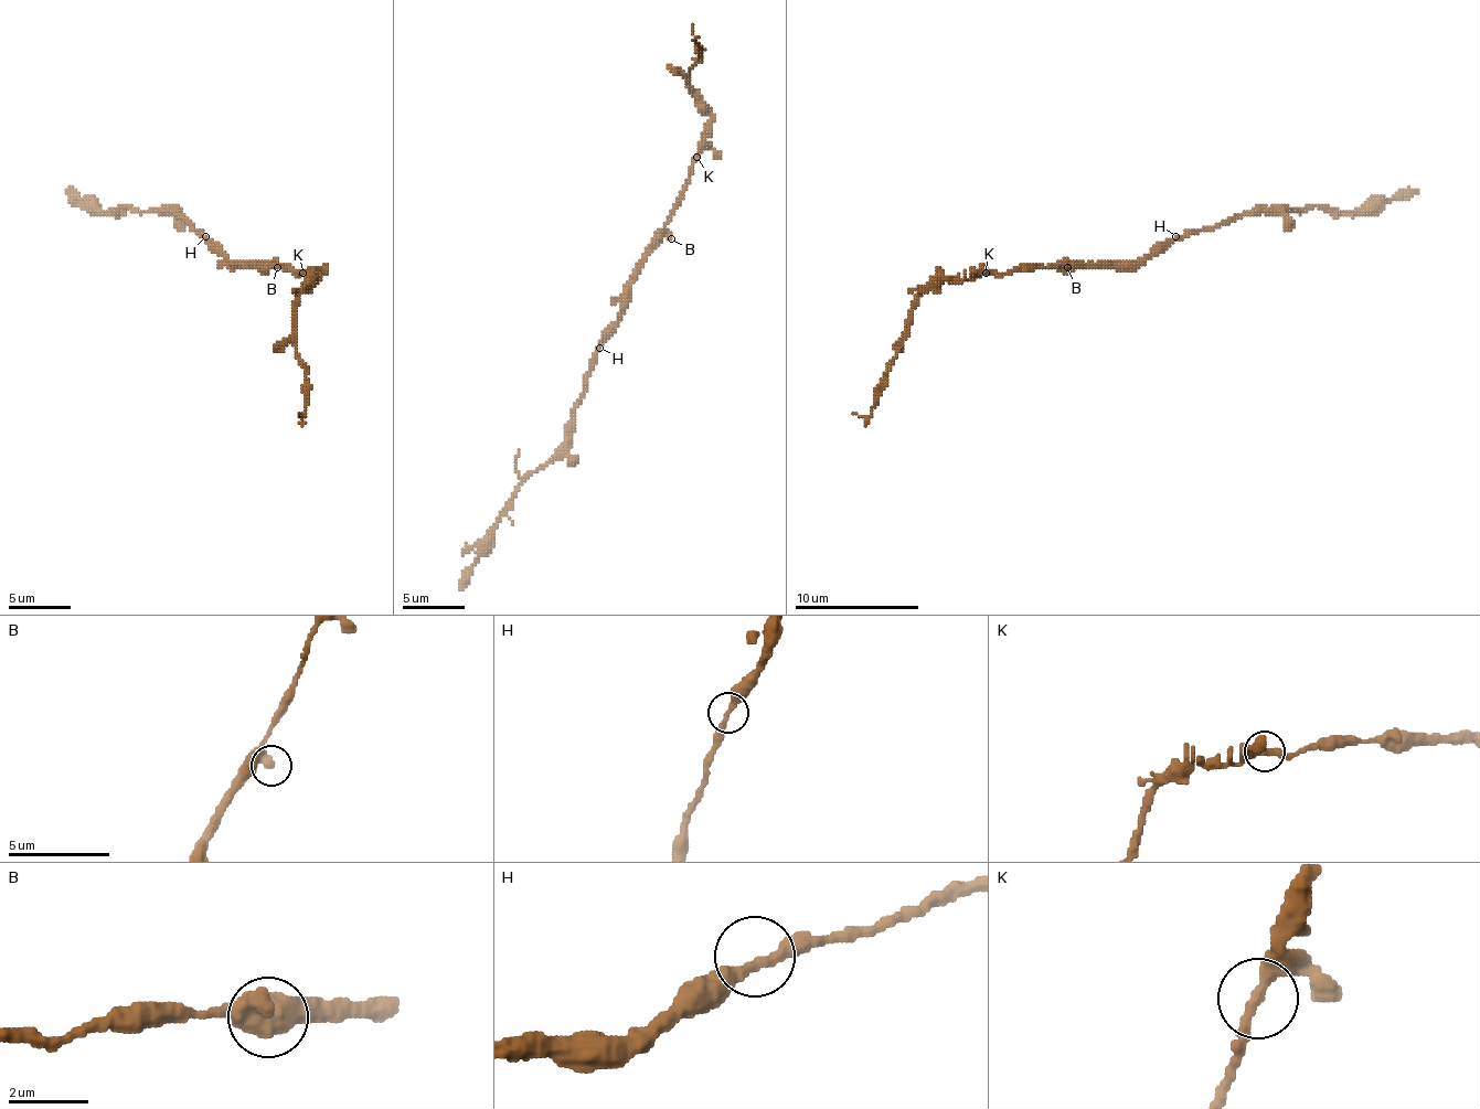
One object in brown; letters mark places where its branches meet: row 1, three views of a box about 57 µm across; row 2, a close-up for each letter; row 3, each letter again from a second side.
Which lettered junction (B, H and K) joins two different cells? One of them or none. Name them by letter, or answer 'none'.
none

